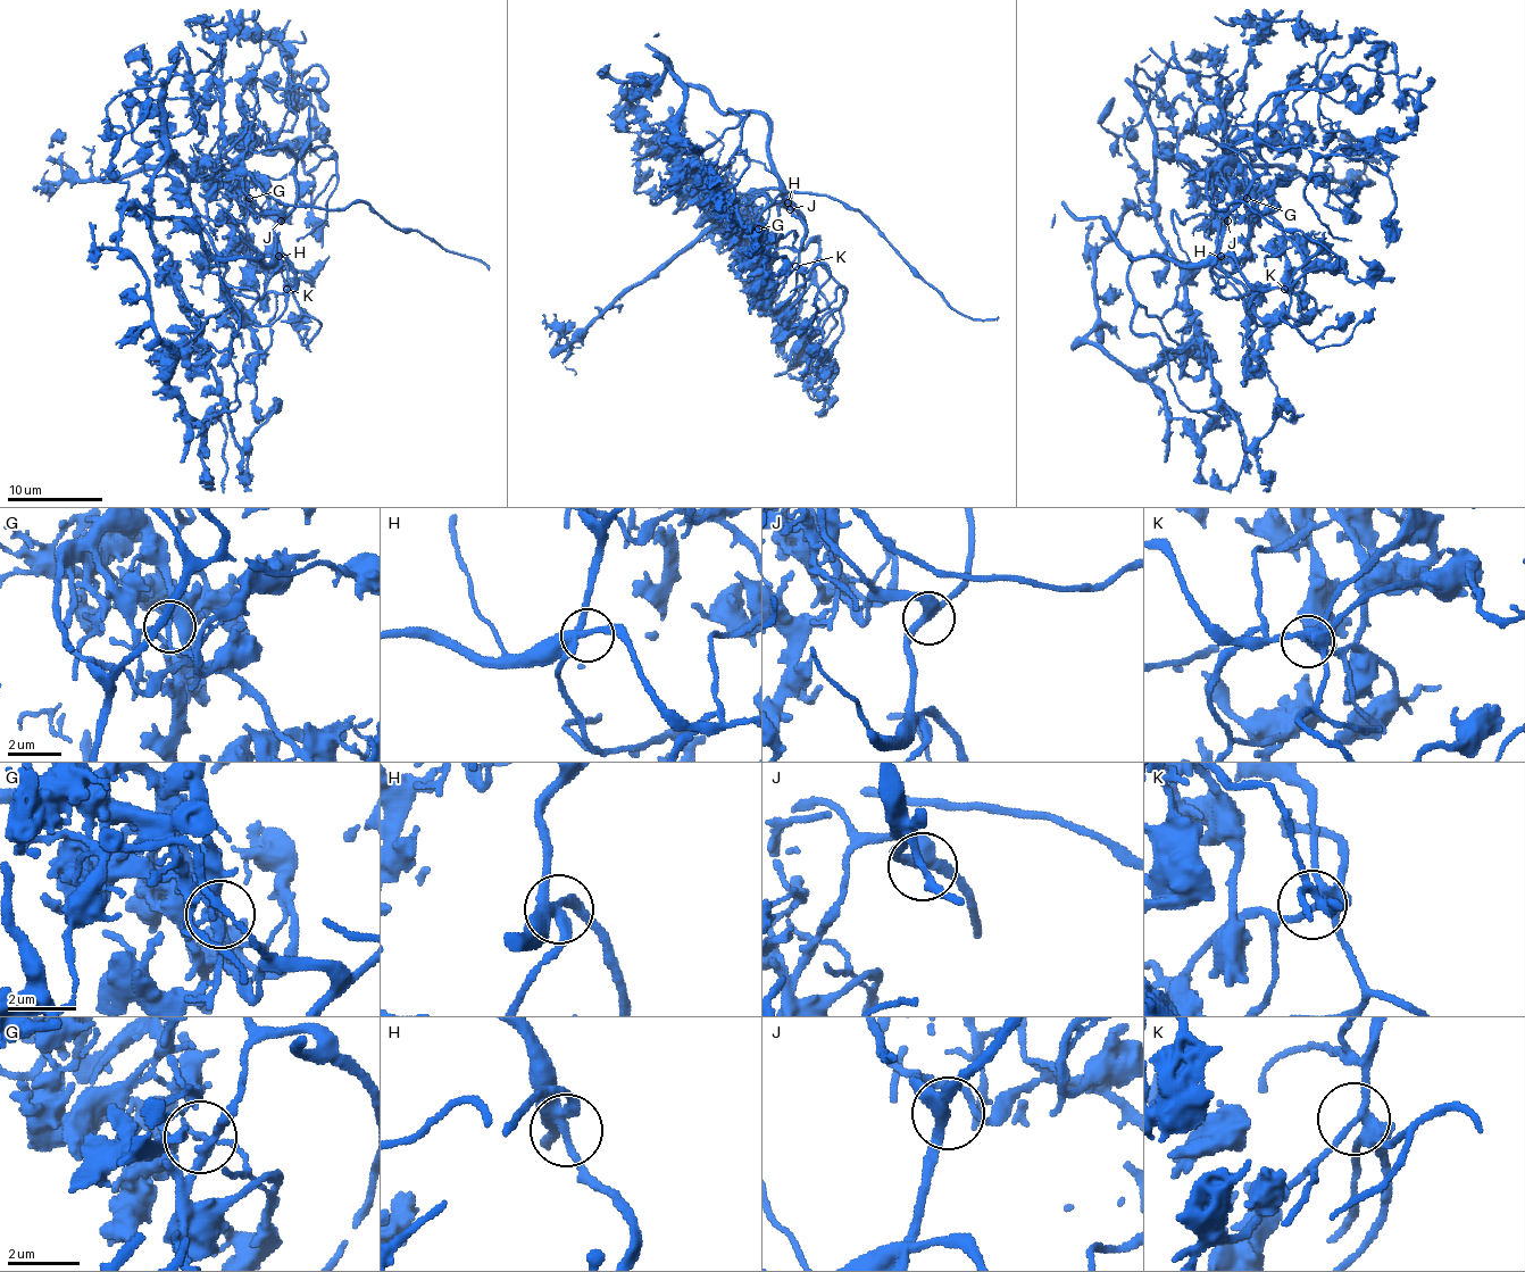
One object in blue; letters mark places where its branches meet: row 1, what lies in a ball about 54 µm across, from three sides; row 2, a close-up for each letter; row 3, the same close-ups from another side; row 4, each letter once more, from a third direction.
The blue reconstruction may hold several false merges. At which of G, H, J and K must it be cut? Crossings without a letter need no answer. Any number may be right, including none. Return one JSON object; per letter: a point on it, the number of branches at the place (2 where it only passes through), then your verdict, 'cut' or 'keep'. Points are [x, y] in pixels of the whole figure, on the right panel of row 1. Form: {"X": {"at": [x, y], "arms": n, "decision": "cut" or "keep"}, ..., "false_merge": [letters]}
{"G": {"at": [1247, 198], "arms": 4, "decision": "cut"}, "H": {"at": [1221, 256], "arms": 4, "decision": "keep"}, "J": {"at": [1227, 221], "arms": 3, "decision": "keep"}, "K": {"at": [1284, 289], "arms": 5, "decision": "cut"}, "false_merge": ["G", "K"]}

